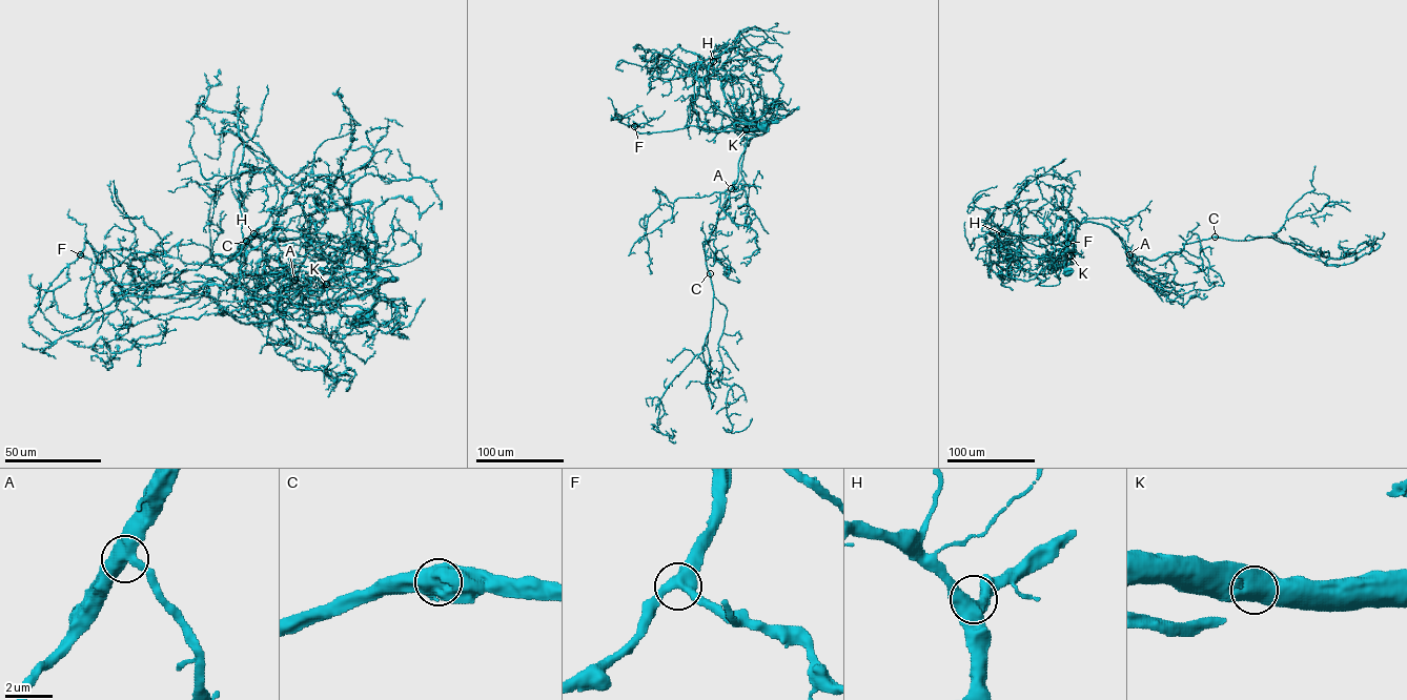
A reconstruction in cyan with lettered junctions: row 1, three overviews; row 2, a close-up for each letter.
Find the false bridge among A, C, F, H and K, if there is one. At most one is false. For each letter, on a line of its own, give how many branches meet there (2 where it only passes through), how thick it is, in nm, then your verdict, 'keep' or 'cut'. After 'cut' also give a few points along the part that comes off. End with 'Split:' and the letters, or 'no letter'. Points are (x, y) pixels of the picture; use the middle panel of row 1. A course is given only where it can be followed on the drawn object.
A: 3 | 460 nm | keep
C: 3 | 700 nm | keep
F: 3 | 480 nm | keep
H: 3 | 500 nm | keep
K: 3 | 700 nm | keep
Split: no letter

